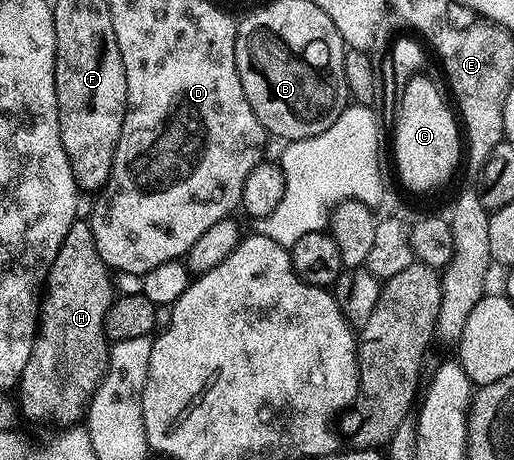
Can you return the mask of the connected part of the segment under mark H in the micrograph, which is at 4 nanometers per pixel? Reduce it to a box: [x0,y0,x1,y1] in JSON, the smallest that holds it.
[17,221,117,428]

